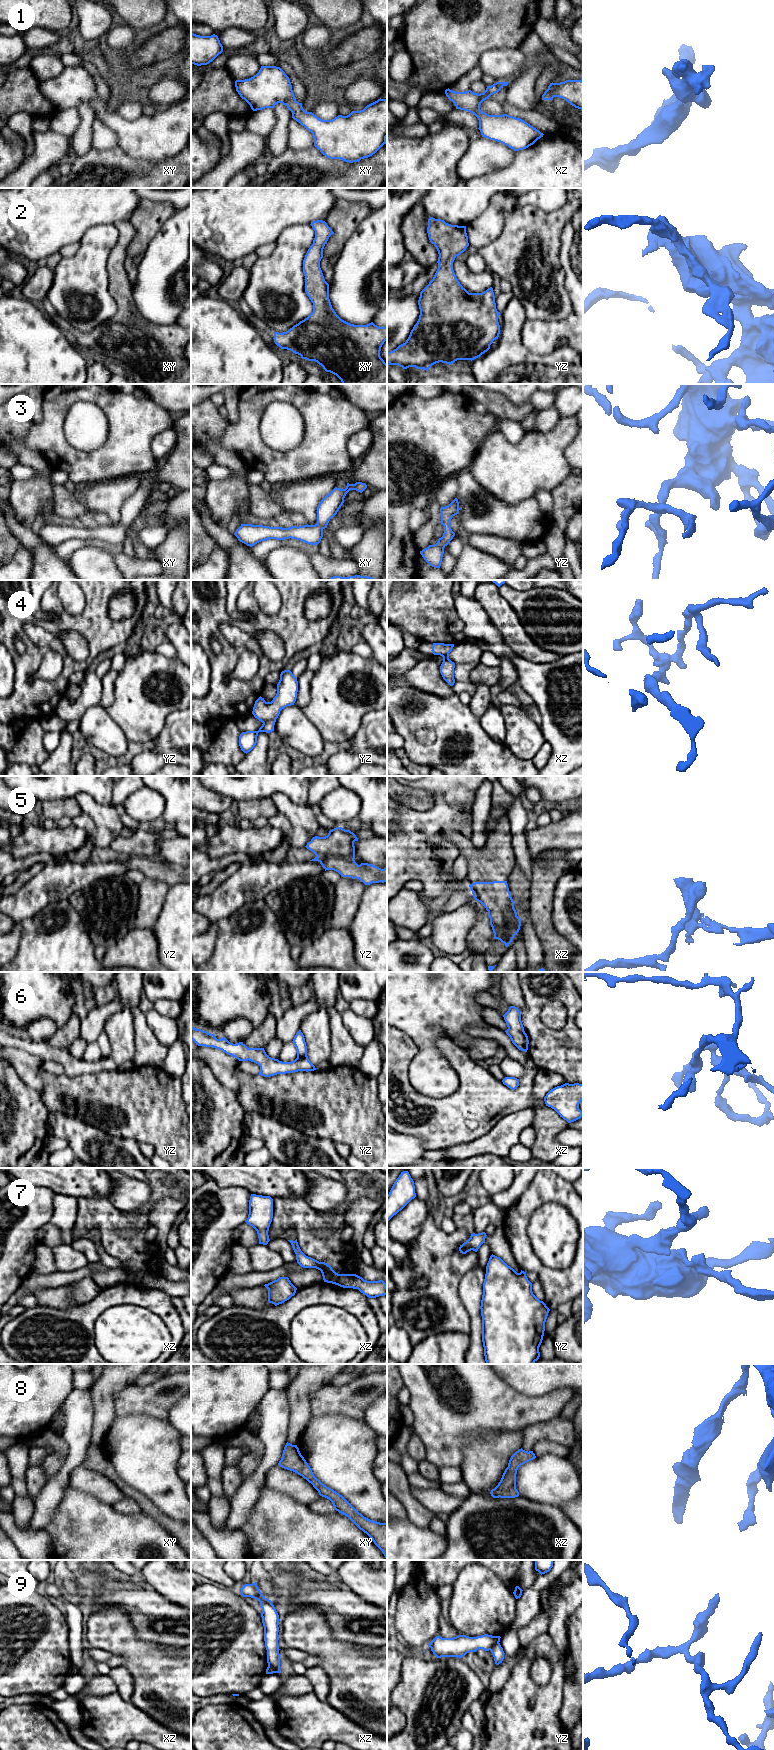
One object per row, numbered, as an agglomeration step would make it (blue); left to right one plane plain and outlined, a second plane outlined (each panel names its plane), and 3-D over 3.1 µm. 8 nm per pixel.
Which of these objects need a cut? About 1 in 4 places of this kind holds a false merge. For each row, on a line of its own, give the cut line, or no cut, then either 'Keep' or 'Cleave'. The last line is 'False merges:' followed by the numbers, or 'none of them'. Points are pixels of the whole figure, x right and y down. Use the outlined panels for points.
1: No split. Keep
2: No split. Keep
3: No split. Keep
4: No split. Keep
5: Split along yz (317, 856), (336, 856), (353, 859). Cleave
6: No split. Keep
7: No split. Keep
8: No split. Keep
9: Split along yz (498, 1642), (490, 1650). Cleave
False merges: 5, 9

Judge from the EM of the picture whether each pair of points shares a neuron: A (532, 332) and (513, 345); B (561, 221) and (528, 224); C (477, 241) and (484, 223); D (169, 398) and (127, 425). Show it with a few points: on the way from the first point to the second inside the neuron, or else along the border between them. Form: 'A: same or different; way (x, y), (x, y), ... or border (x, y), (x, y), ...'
A: different; border (526, 319), (521, 341), (539, 355)
B: same; way (553, 223), (536, 224)
C: same; way (478, 237), (484, 227)
D: different; border (148, 398), (170, 413)

